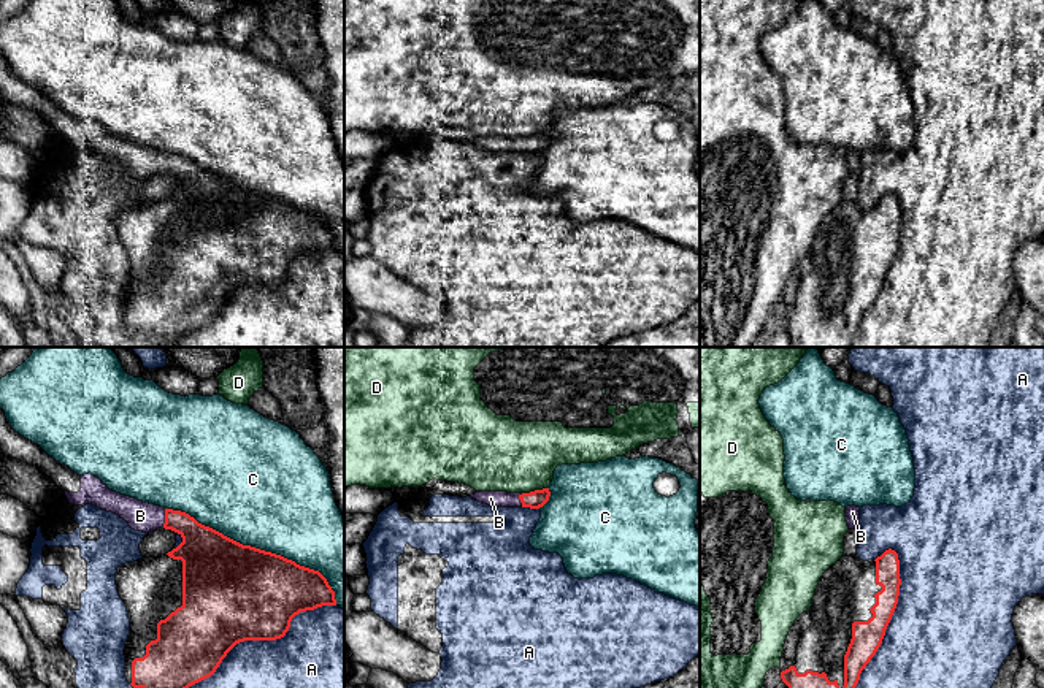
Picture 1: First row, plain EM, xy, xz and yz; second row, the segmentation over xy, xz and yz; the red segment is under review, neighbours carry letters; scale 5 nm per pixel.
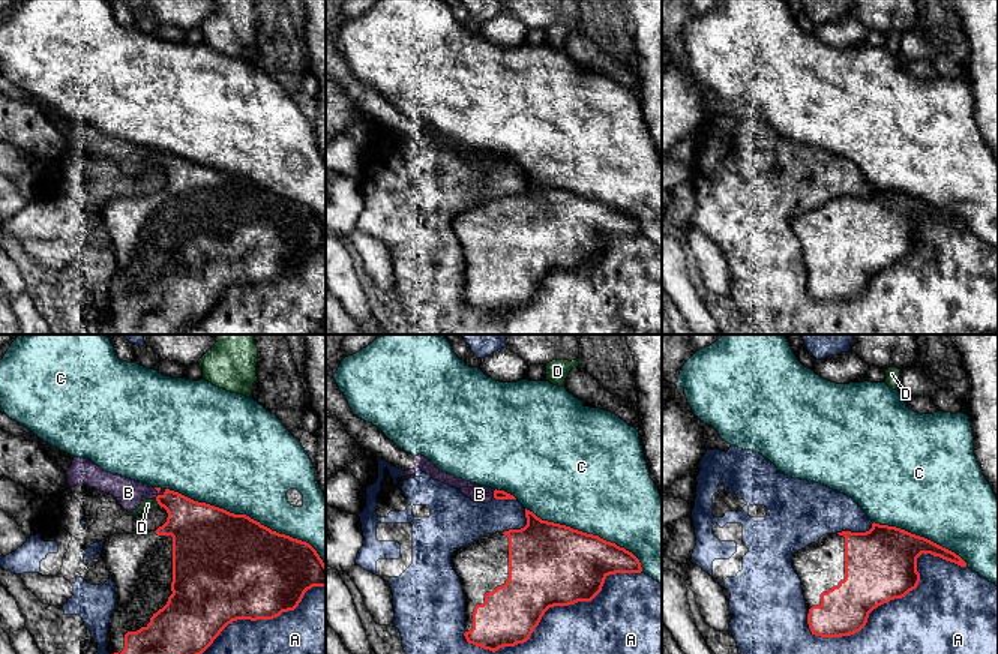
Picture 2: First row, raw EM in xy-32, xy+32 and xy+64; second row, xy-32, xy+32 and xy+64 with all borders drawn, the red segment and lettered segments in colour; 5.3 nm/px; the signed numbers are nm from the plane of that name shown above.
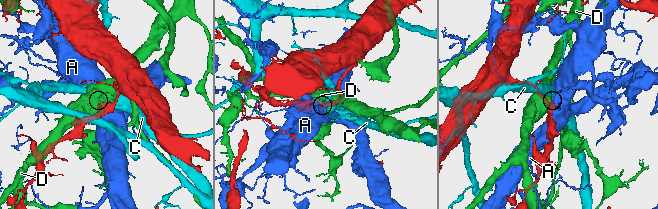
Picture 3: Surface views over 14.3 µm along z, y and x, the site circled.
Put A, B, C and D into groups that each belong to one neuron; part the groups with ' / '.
A / B / C / D

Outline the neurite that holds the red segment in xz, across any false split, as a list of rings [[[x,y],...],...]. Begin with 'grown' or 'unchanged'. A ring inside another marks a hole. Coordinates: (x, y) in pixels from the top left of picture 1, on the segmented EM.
grown | [[[549,488],[535,490],[530,493],[508,493],[508,491],[476,491],[473,499],[492,507],[530,507],[539,509],[549,501]]]

